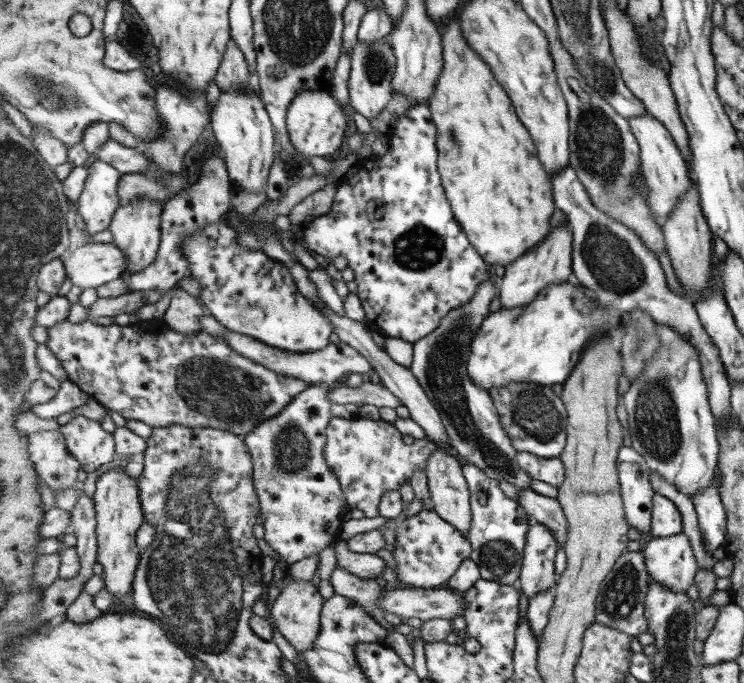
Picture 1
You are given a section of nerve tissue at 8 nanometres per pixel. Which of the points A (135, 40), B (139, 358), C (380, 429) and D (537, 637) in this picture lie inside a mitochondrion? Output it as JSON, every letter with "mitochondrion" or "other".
{"A":"other","B":"other","C":"other","D":"other"}

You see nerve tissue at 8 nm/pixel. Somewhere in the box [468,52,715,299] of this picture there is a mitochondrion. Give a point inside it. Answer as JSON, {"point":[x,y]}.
{"point":[601,146]}

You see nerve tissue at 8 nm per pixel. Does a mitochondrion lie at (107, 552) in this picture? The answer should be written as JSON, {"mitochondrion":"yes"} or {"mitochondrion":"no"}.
{"mitochondrion":"no"}

